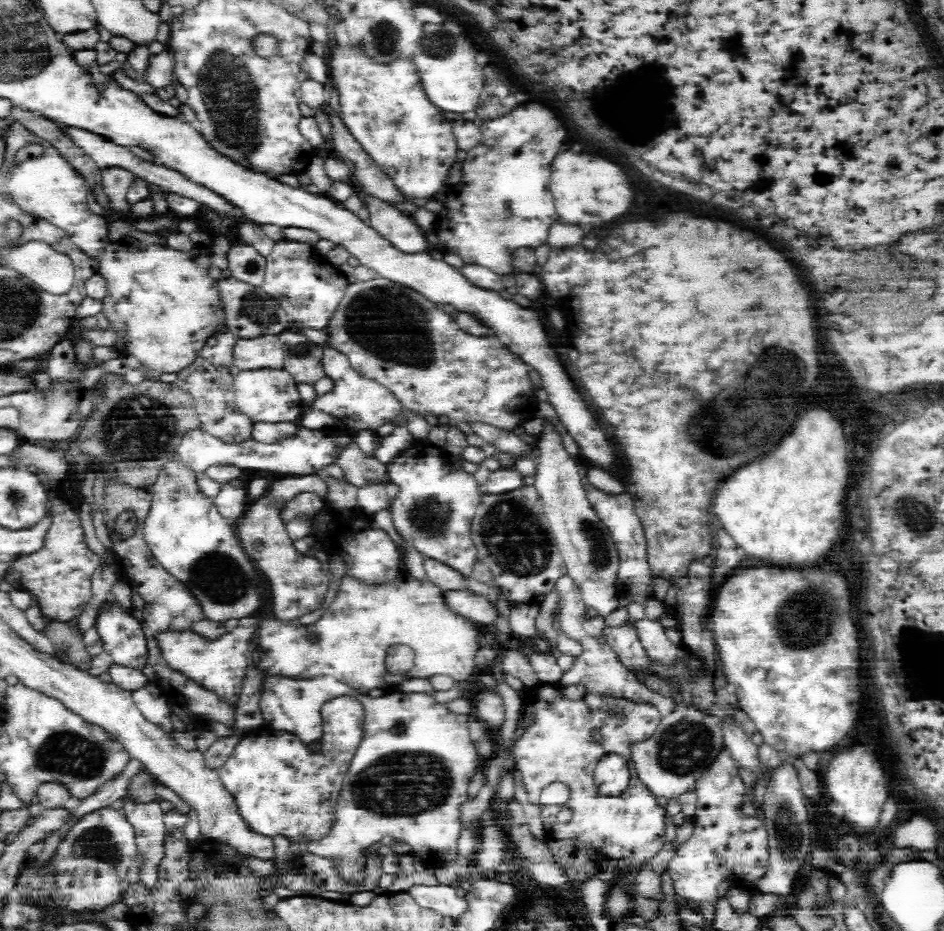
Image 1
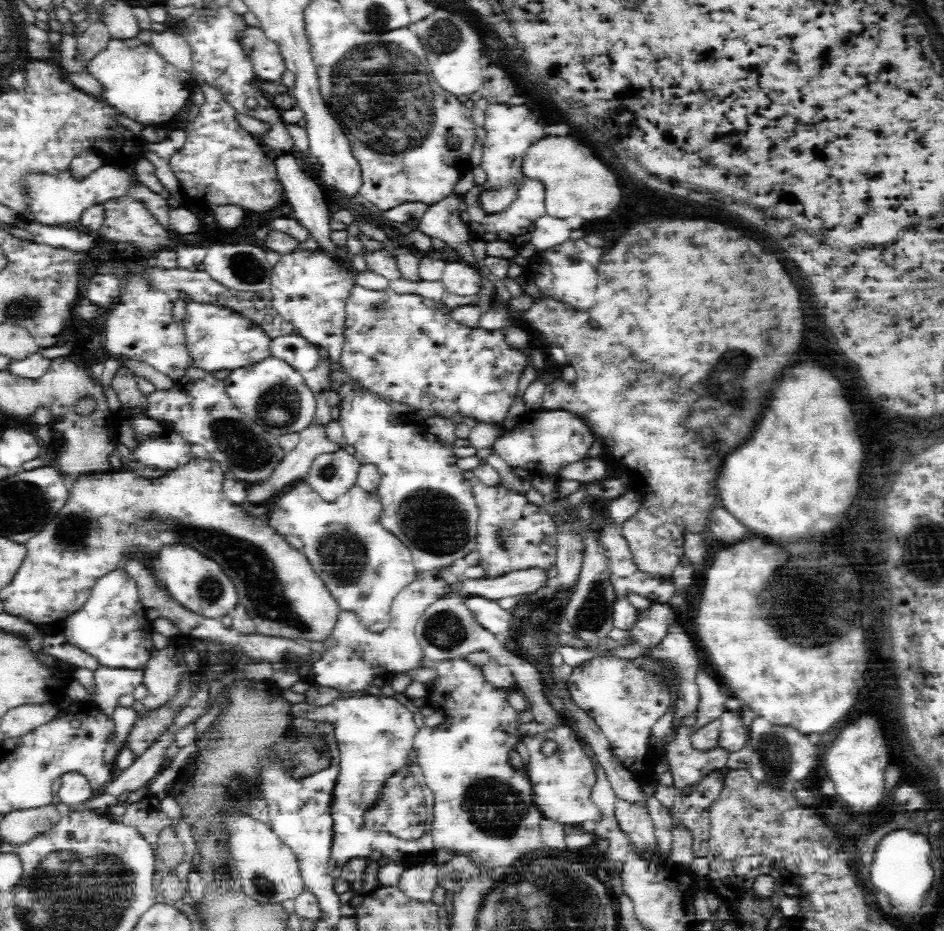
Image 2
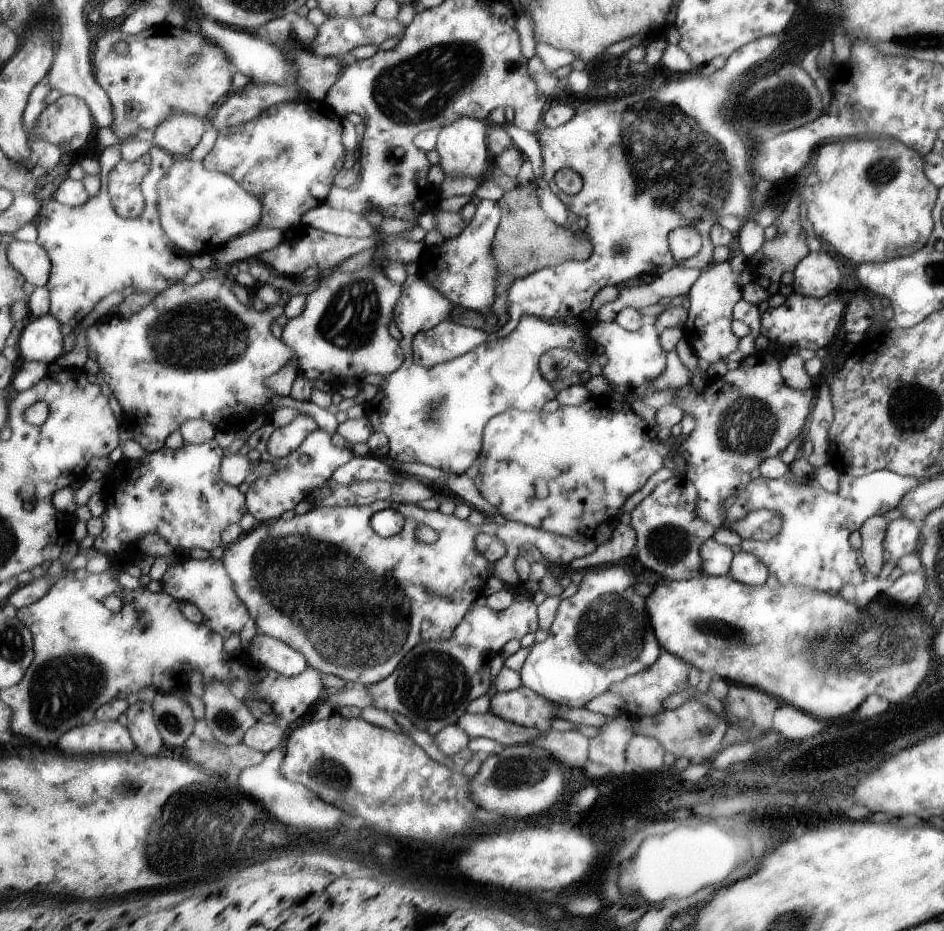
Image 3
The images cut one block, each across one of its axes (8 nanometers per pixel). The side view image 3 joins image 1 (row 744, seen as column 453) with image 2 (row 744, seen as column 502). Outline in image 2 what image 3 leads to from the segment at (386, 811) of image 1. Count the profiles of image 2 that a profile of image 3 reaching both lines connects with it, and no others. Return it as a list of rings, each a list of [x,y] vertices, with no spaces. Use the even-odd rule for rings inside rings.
[[[380,692],[364,694],[360,698],[338,698],[330,706],[310,706],[308,702],[294,704],[292,706],[292,716],[294,718],[310,718],[318,722],[332,722],[338,724],[338,742],[340,742],[340,776],[338,784],[334,790],[332,798],[332,820],[334,820],[334,846],[330,854],[330,866],[328,874],[330,878],[340,878],[346,862],[350,858],[364,858],[378,850],[384,854],[384,862],[404,862],[412,854],[422,854],[430,856],[434,848],[434,838],[432,838],[432,828],[434,828],[434,800],[436,796],[430,792],[428,784],[424,782],[426,776],[416,766],[410,762],[410,750],[412,750],[412,740],[418,732],[418,726],[414,722],[414,712],[410,712],[404,704],[400,704],[394,698],[388,698]],[[406,772],[408,776],[414,778],[414,782],[420,786],[426,798],[426,808],[428,808],[428,824],[426,824],[426,834],[418,840],[402,840],[398,836],[392,836],[388,832],[376,832],[368,830],[364,826],[366,822],[366,812],[374,810],[382,800],[384,800],[384,790],[394,774]]]

